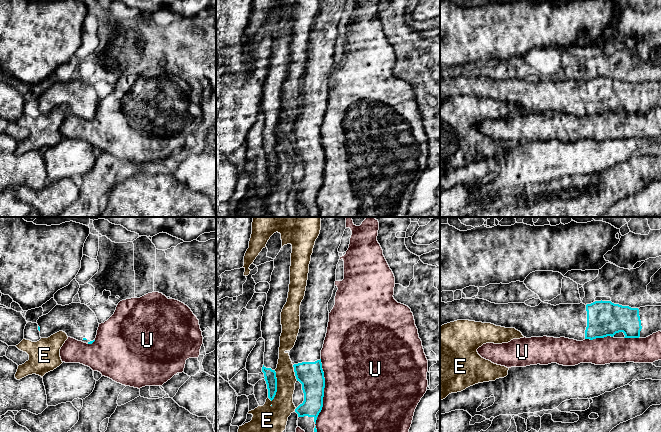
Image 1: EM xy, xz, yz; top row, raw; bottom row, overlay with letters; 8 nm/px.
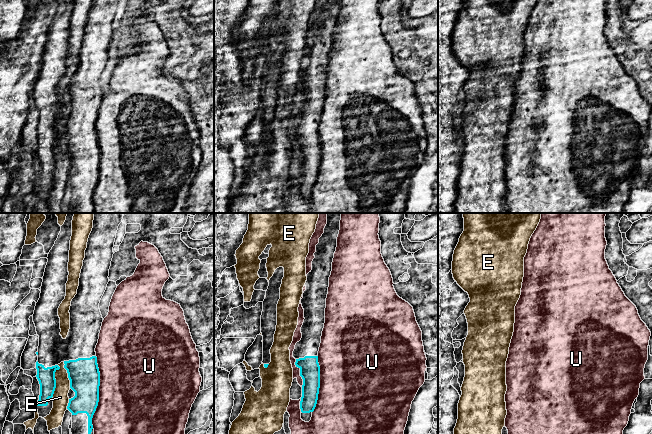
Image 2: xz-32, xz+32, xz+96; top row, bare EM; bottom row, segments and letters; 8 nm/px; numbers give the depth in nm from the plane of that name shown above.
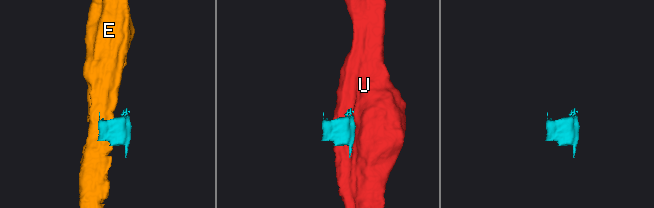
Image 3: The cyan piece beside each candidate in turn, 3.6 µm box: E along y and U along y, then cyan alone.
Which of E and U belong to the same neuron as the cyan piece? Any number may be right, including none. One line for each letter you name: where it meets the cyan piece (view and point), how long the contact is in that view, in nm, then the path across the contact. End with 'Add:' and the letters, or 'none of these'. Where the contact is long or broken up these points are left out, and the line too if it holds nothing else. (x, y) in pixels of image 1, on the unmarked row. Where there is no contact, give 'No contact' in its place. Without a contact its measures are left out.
Add: none of these

